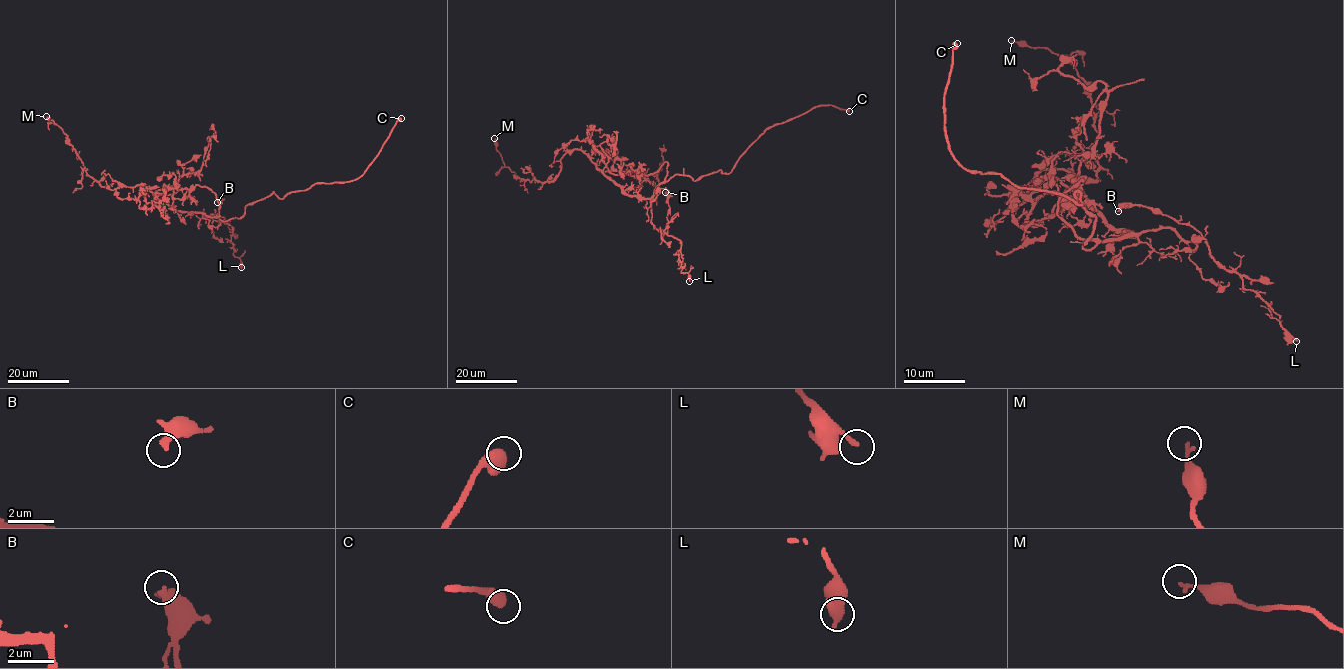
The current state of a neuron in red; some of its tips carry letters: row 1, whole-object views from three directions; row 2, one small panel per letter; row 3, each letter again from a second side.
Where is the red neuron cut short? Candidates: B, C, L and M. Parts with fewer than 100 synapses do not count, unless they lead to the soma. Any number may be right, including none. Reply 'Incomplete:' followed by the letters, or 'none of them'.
Incomplete: C

